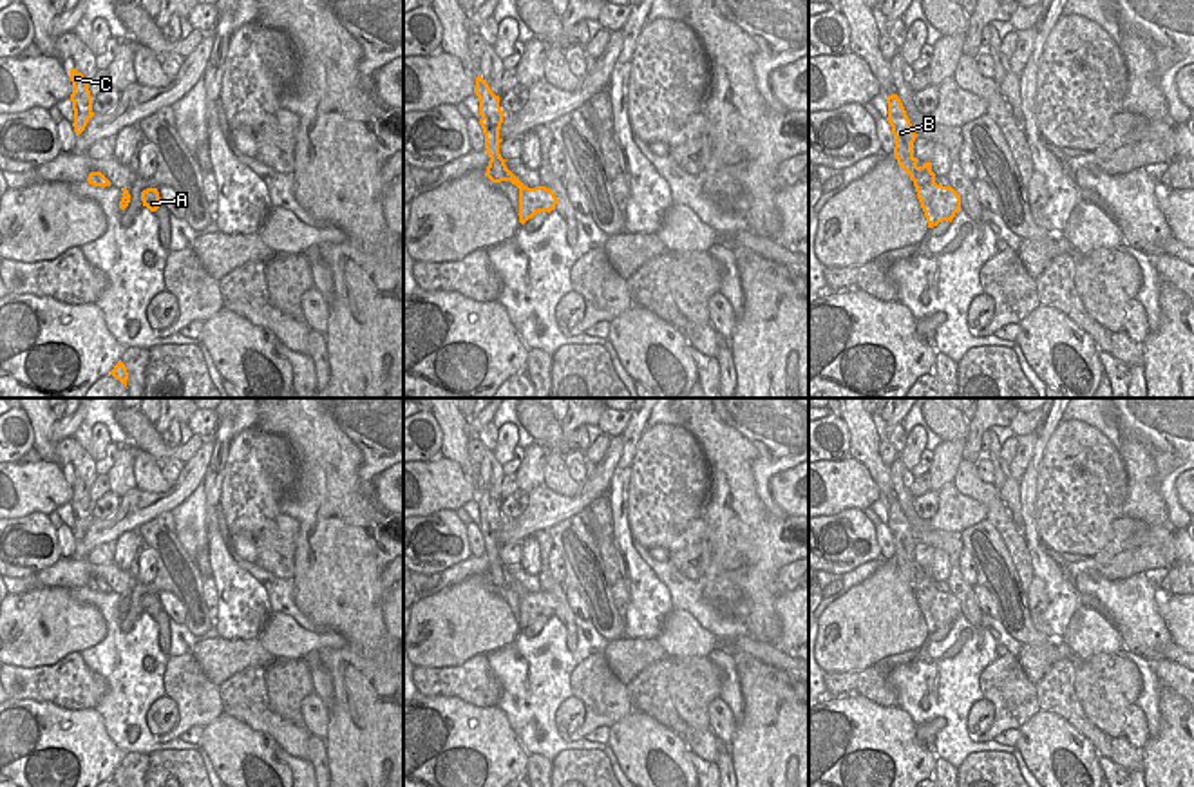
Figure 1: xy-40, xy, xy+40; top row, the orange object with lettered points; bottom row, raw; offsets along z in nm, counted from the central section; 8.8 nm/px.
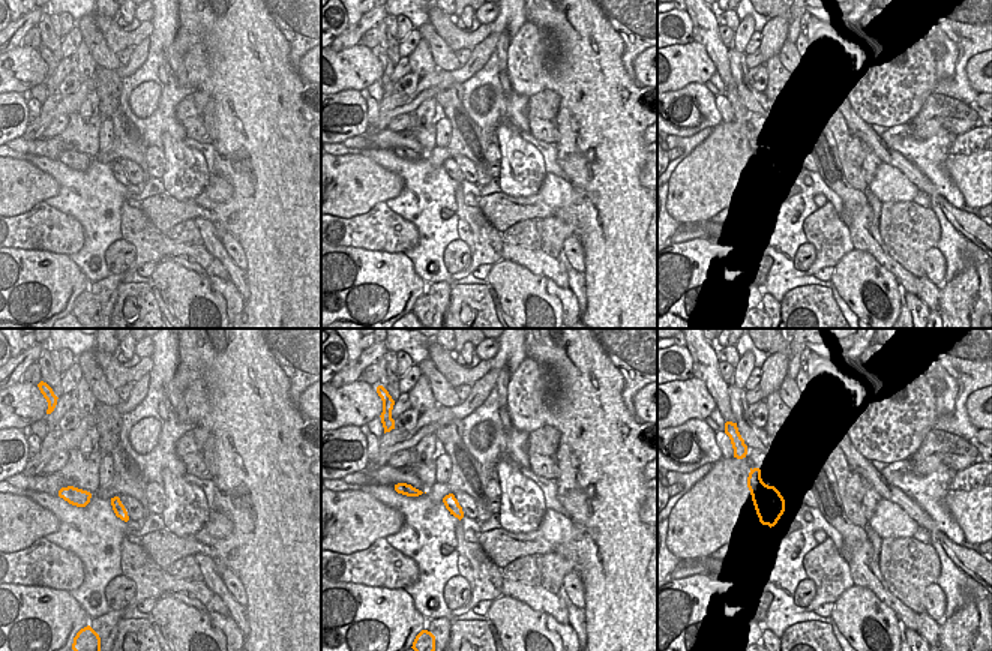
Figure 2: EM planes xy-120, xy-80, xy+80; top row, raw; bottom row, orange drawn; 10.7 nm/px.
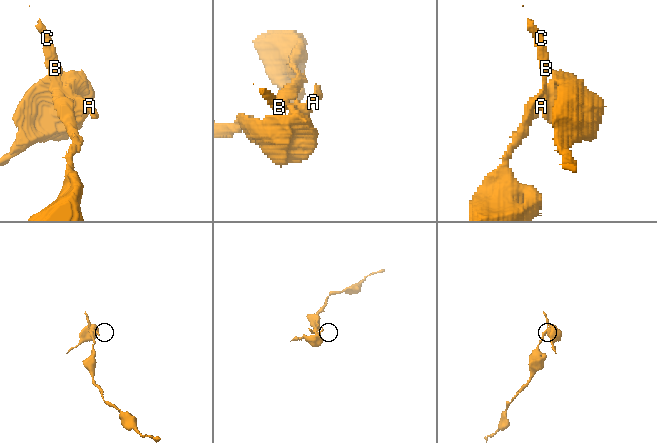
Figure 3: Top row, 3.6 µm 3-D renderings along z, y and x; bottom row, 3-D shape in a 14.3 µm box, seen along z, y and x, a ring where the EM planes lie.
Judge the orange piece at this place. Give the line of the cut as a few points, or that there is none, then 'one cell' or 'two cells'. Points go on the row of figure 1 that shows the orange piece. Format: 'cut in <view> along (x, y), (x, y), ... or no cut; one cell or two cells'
cut in xy+40 along (916, 163), (916, 170), (910, 176); two cells

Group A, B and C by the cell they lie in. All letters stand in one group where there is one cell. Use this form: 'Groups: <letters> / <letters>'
Groups: A / B C.

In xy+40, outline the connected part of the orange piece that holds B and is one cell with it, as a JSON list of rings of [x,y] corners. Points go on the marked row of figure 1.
[[[897,94],[886,96],[888,103],[888,118],[886,121],[892,127],[894,134],[894,154],[897,159],[897,165],[905,170],[908,175],[915,175],[915,165],[917,159],[914,157],[914,141],[915,141],[915,132],[914,127],[906,116],[906,110],[899,100]]]

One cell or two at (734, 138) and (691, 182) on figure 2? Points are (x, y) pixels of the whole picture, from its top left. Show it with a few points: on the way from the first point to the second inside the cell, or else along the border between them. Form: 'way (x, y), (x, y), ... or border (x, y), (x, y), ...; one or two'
way (724, 149), (701, 171); one

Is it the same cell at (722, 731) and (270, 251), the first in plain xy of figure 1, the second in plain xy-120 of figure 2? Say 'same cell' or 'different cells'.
different cells

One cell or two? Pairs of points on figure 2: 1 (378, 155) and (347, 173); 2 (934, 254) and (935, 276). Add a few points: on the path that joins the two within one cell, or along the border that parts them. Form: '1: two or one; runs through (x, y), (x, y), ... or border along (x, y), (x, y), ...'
1: two; border along (336, 155), (368, 156), (401, 177)
2: one; runs through (934, 260), (935, 270)

